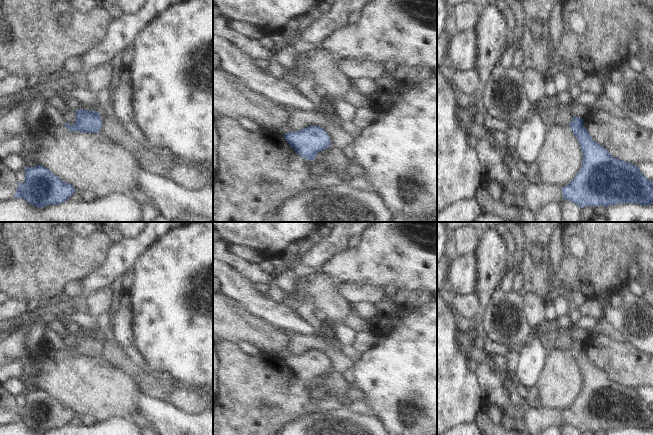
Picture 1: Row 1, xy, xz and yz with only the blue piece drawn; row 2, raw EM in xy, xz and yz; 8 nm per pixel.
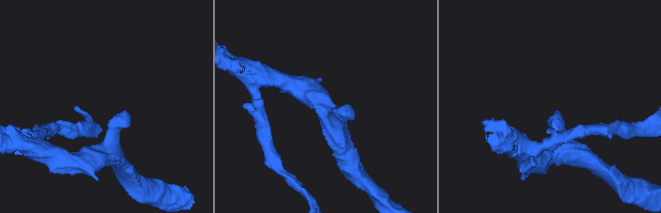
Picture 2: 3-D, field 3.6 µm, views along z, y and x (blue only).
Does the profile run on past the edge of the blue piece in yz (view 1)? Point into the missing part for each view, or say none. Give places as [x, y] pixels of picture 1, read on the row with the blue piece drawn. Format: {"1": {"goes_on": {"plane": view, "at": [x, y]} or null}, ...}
{"1": {"goes_on": null}}

